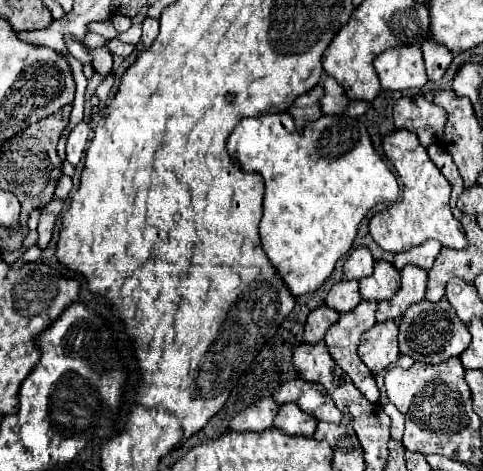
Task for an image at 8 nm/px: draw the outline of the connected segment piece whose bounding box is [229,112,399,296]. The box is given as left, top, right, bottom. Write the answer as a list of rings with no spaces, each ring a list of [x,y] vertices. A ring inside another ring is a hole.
[[[279,112],[279,114],[261,114],[261,116],[253,116],[253,118],[243,118],[233,134],[229,136],[229,154],[235,158],[235,162],[243,168],[243,170],[249,170],[249,172],[259,172],[265,180],[265,196],[263,196],[263,218],[261,218],[261,244],[263,244],[263,250],[267,254],[267,258],[273,262],[273,266],[281,272],[281,278],[285,280],[287,288],[291,290],[293,296],[301,296],[301,294],[307,294],[307,292],[315,292],[333,272],[335,268],[335,262],[351,248],[355,236],[357,236],[357,226],[359,222],[365,218],[365,214],[377,206],[377,204],[383,204],[383,202],[395,202],[399,198],[399,184],[397,184],[397,178],[395,174],[389,170],[389,166],[381,160],[381,156],[377,154],[371,138],[369,138],[369,132],[365,128],[363,122],[359,122],[357,118],[351,118],[351,116],[345,116],[345,114],[339,114],[339,116],[321,116],[319,120],[315,122],[307,122],[303,130],[297,130],[295,122],[293,122],[293,116],[289,112]]]

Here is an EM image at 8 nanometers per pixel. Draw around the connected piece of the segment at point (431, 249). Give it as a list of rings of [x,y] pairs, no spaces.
[[[423,242],[421,246],[413,248],[413,250],[407,250],[407,252],[401,252],[401,254],[395,254],[395,268],[397,270],[403,270],[403,266],[407,264],[415,264],[415,266],[421,266],[423,270],[429,270],[437,258],[441,250],[441,244],[439,242]]]

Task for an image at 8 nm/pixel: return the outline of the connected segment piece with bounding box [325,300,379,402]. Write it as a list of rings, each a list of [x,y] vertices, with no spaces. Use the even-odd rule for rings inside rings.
[[[361,300],[357,308],[353,308],[351,312],[347,314],[341,314],[341,318],[335,322],[335,326],[331,326],[325,334],[325,342],[327,342],[327,348],[333,356],[333,360],[349,374],[349,378],[355,382],[355,386],[363,392],[363,396],[369,400],[369,402],[379,402],[379,388],[375,384],[375,376],[373,372],[361,362],[361,358],[357,356],[357,346],[361,342],[361,336],[375,326],[375,310],[377,310],[377,300]]]

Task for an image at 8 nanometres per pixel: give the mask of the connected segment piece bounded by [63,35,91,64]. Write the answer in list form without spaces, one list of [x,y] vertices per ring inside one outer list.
[[[65,35],[63,37],[65,46],[70,54],[79,60],[82,64],[91,63],[90,54],[81,46],[81,43],[72,35]]]

